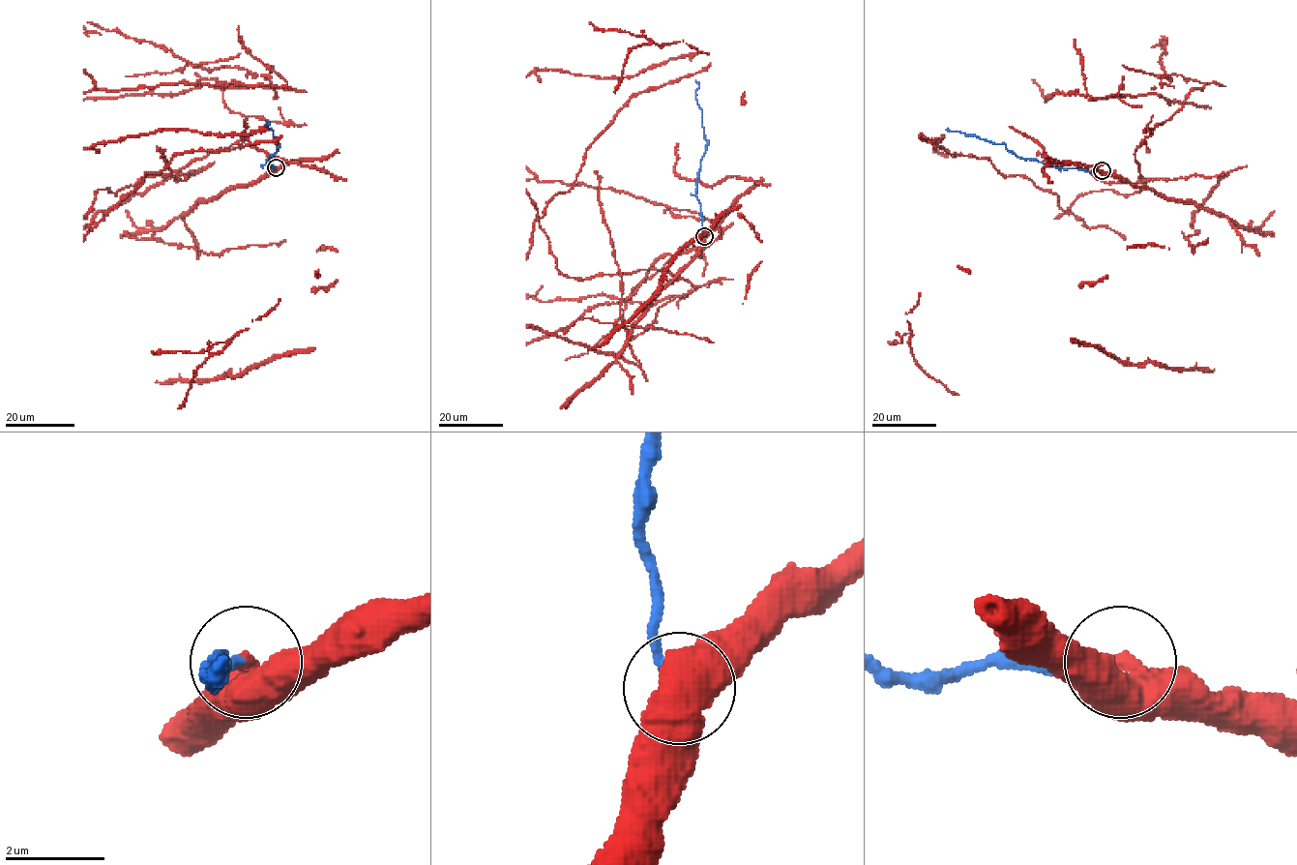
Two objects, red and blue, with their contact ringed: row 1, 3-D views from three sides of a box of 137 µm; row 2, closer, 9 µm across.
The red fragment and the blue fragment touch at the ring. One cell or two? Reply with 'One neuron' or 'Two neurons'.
Two neurons

